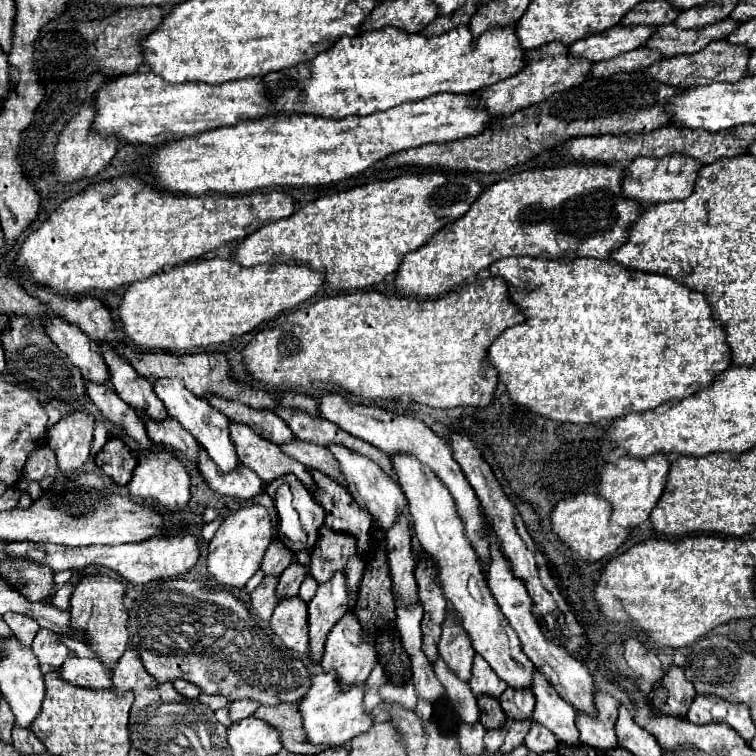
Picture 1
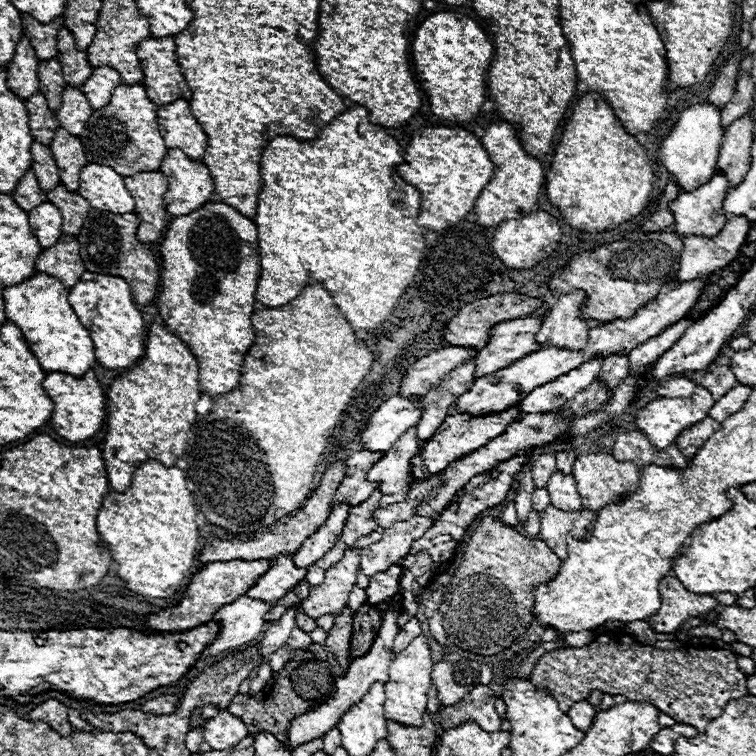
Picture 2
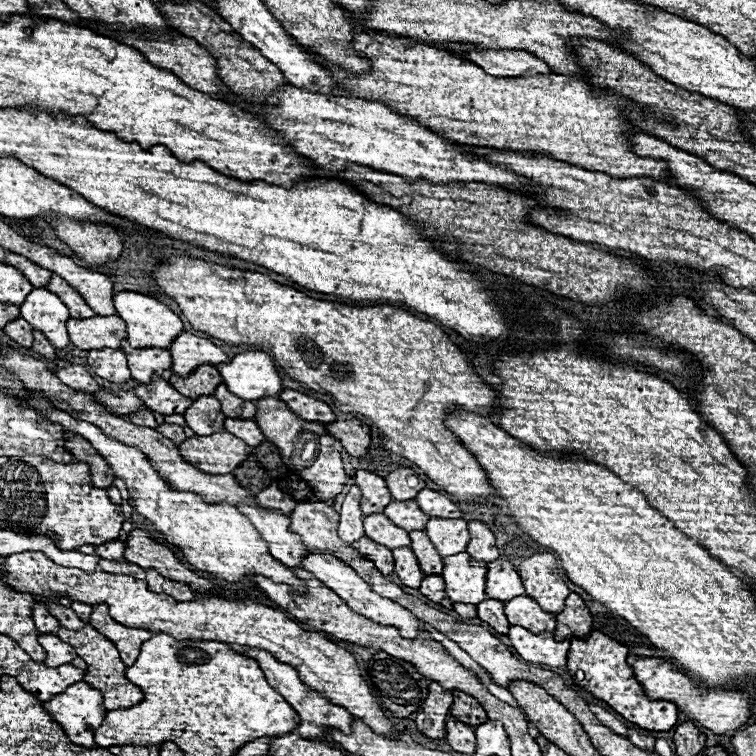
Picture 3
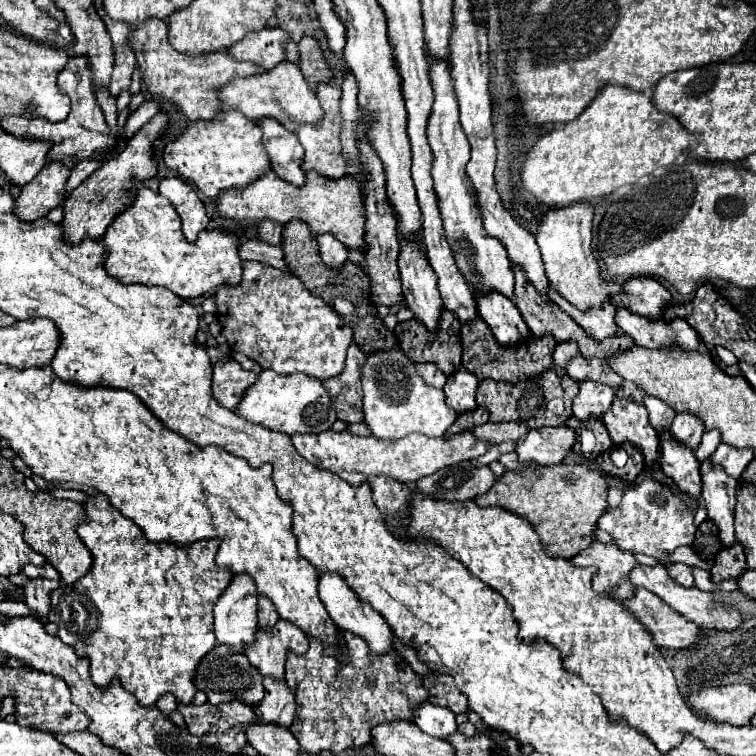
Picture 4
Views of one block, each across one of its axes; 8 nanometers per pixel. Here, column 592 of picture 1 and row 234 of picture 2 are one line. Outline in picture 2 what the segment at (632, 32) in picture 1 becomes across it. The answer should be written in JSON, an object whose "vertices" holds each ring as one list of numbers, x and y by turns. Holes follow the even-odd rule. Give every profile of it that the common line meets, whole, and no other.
{"vertices":[[44,202,32,208,28,214,28,222,34,236,38,236,38,242,42,248,54,246,62,236,62,216,58,208,54,208,54,204,50,202]]}

